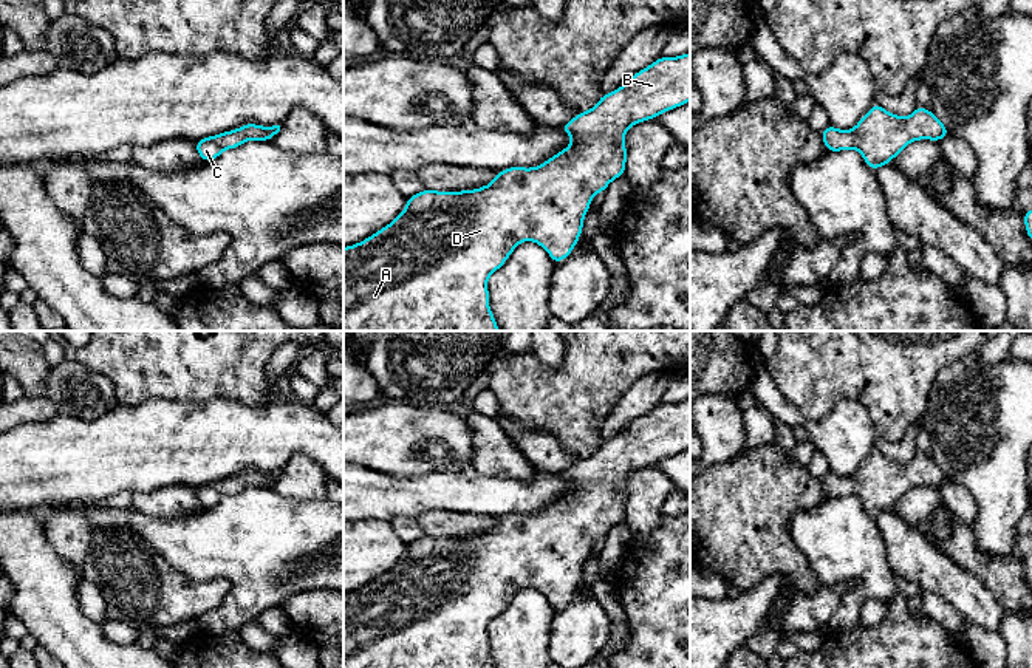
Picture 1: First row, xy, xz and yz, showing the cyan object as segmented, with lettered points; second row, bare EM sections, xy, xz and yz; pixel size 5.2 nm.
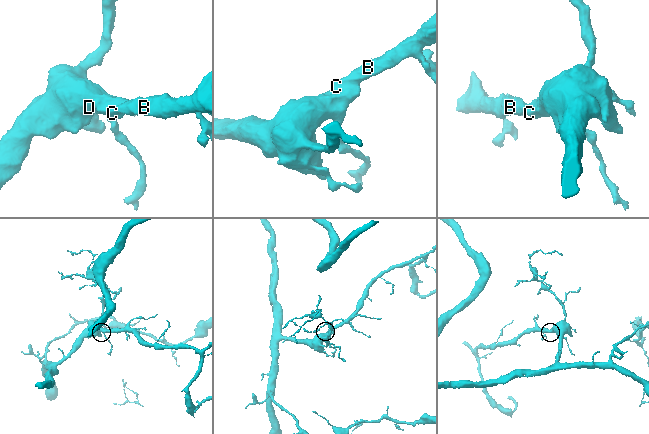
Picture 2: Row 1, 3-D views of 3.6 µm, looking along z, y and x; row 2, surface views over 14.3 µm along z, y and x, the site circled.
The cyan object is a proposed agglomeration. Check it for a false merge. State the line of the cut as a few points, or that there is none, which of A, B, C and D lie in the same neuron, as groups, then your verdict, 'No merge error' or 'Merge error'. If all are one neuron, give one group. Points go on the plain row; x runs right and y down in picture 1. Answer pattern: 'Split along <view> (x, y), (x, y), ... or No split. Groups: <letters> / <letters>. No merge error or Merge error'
No split. Groups: A B C D. No merge error

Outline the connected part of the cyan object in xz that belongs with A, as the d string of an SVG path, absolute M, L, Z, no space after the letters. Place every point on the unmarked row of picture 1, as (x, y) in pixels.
M690 399L678 404L662 402L650 413L637 418L617 436L602 441L599 448L591 456L579 459L569 469L563 470L560 475L571 482L572 489L565 496L545 507L542 512L531 515L506 513L503 518L495 520L495 524L489 532L473 537L438 538L424 535L422 538L407 544L405 555L388 572L379 575L376 580L357 591L343 594L343 668L495 668L495 663L489 654L487 625L506 609L521 588L535 588L549 600L554 609L563 608L572 598L580 584L583 577L583 564L589 557L593 543L605 538L611 527L625 521L627 493L624 484L628 475L634 470L658 464L664 458L678 455L689 447Z

